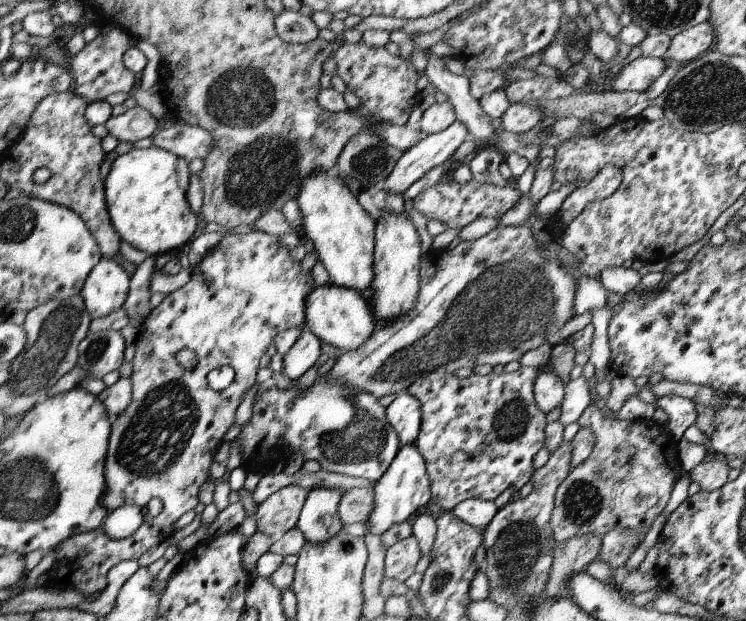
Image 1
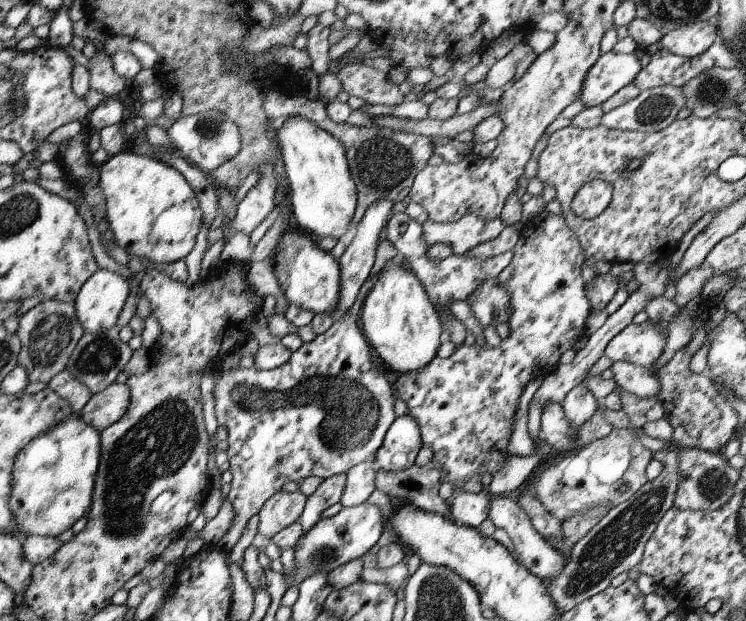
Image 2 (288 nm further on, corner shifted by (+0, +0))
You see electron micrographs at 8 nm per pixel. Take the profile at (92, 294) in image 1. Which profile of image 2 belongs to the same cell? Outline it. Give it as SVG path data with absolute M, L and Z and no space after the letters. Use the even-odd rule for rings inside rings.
M97 270L81 286L75 296L75 318L85 332L99 334L117 324L119 312L125 306L125 300L131 292L127 280L115 272Z

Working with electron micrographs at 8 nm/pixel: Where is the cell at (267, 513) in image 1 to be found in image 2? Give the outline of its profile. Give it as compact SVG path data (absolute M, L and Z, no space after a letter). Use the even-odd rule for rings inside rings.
M277 492L273 494L259 510L259 526L257 526L257 536L271 540L277 532L283 528L291 526L293 522L299 520L299 516L305 510L307 496L297 492Z

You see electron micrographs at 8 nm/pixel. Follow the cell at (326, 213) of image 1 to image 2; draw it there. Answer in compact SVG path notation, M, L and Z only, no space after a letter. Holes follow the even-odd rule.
M301 116L283 118L275 130L287 176L289 214L297 220L301 230L309 232L309 236L321 240L333 236L339 240L351 224L351 216L357 208L357 188L351 180L343 144L327 130Z

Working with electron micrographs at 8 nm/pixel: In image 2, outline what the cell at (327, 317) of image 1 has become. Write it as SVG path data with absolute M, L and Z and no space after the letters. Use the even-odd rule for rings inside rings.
M287 228L287 232L281 236L281 242L277 242L275 250L271 252L273 268L289 304L299 306L301 310L313 310L315 314L331 314L337 310L339 298L339 260L317 248L317 244L319 242L311 242L309 236Z

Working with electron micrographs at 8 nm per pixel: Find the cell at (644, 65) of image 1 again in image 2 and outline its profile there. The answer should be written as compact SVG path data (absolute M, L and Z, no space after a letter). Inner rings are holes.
M605 52L587 70L579 98L585 108L595 108L607 102L615 92L635 82L641 62L635 54Z

